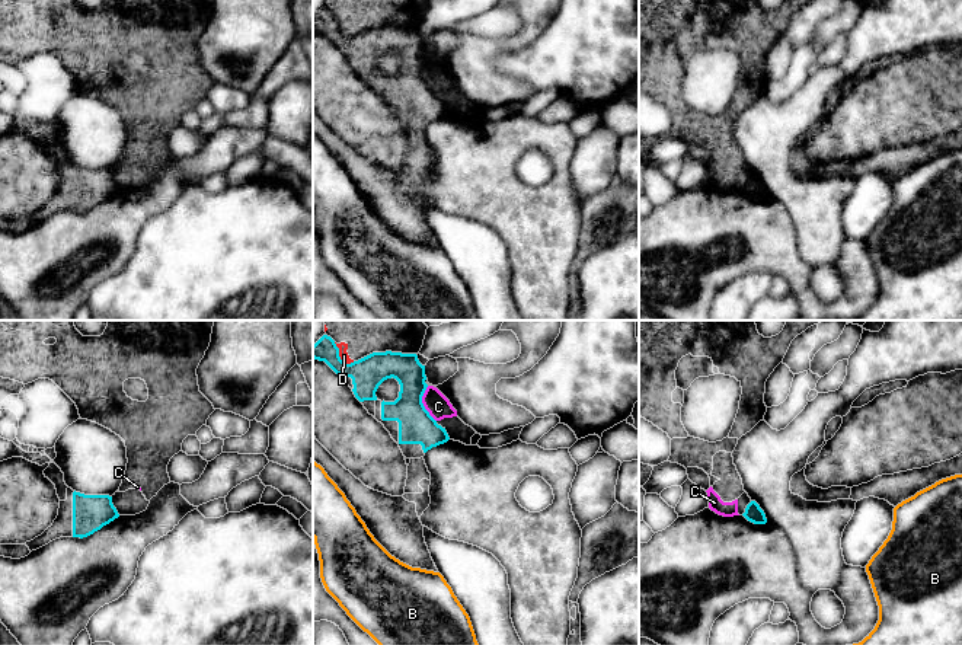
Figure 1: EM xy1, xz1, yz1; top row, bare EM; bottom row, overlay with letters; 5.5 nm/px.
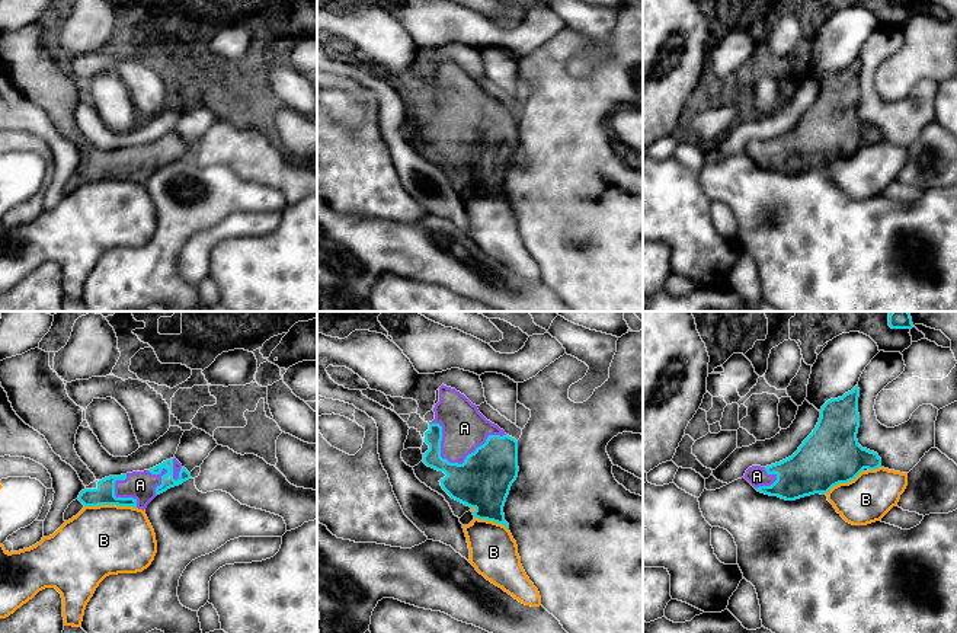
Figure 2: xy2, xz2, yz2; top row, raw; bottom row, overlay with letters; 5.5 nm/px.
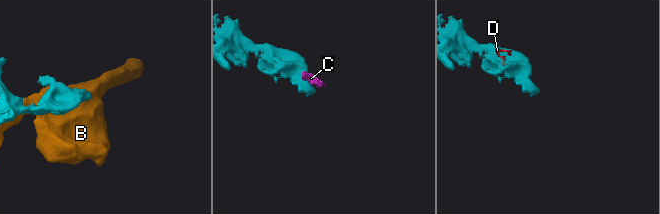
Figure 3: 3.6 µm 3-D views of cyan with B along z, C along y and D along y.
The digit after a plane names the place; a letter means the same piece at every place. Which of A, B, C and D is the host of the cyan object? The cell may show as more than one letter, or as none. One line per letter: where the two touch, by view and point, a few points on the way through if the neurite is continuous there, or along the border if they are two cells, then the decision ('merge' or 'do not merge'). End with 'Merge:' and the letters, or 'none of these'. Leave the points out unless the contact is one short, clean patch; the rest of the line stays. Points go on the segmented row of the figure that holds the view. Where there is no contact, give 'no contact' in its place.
A: meets cyan in xz2 at (454, 463); merge
B: meets cyan in xy2 at (111, 504); do not merge
C: meets cyan in xz1 at (422, 404); border along xz1 (427, 386), (422, 395), (422, 405), (435, 421); do not merge
D: meets cyan in xz1 at (339, 357); border along xz1 (334, 342), (338, 348), (338, 355), (344, 361), (354, 361); do not merge
Merge: A

